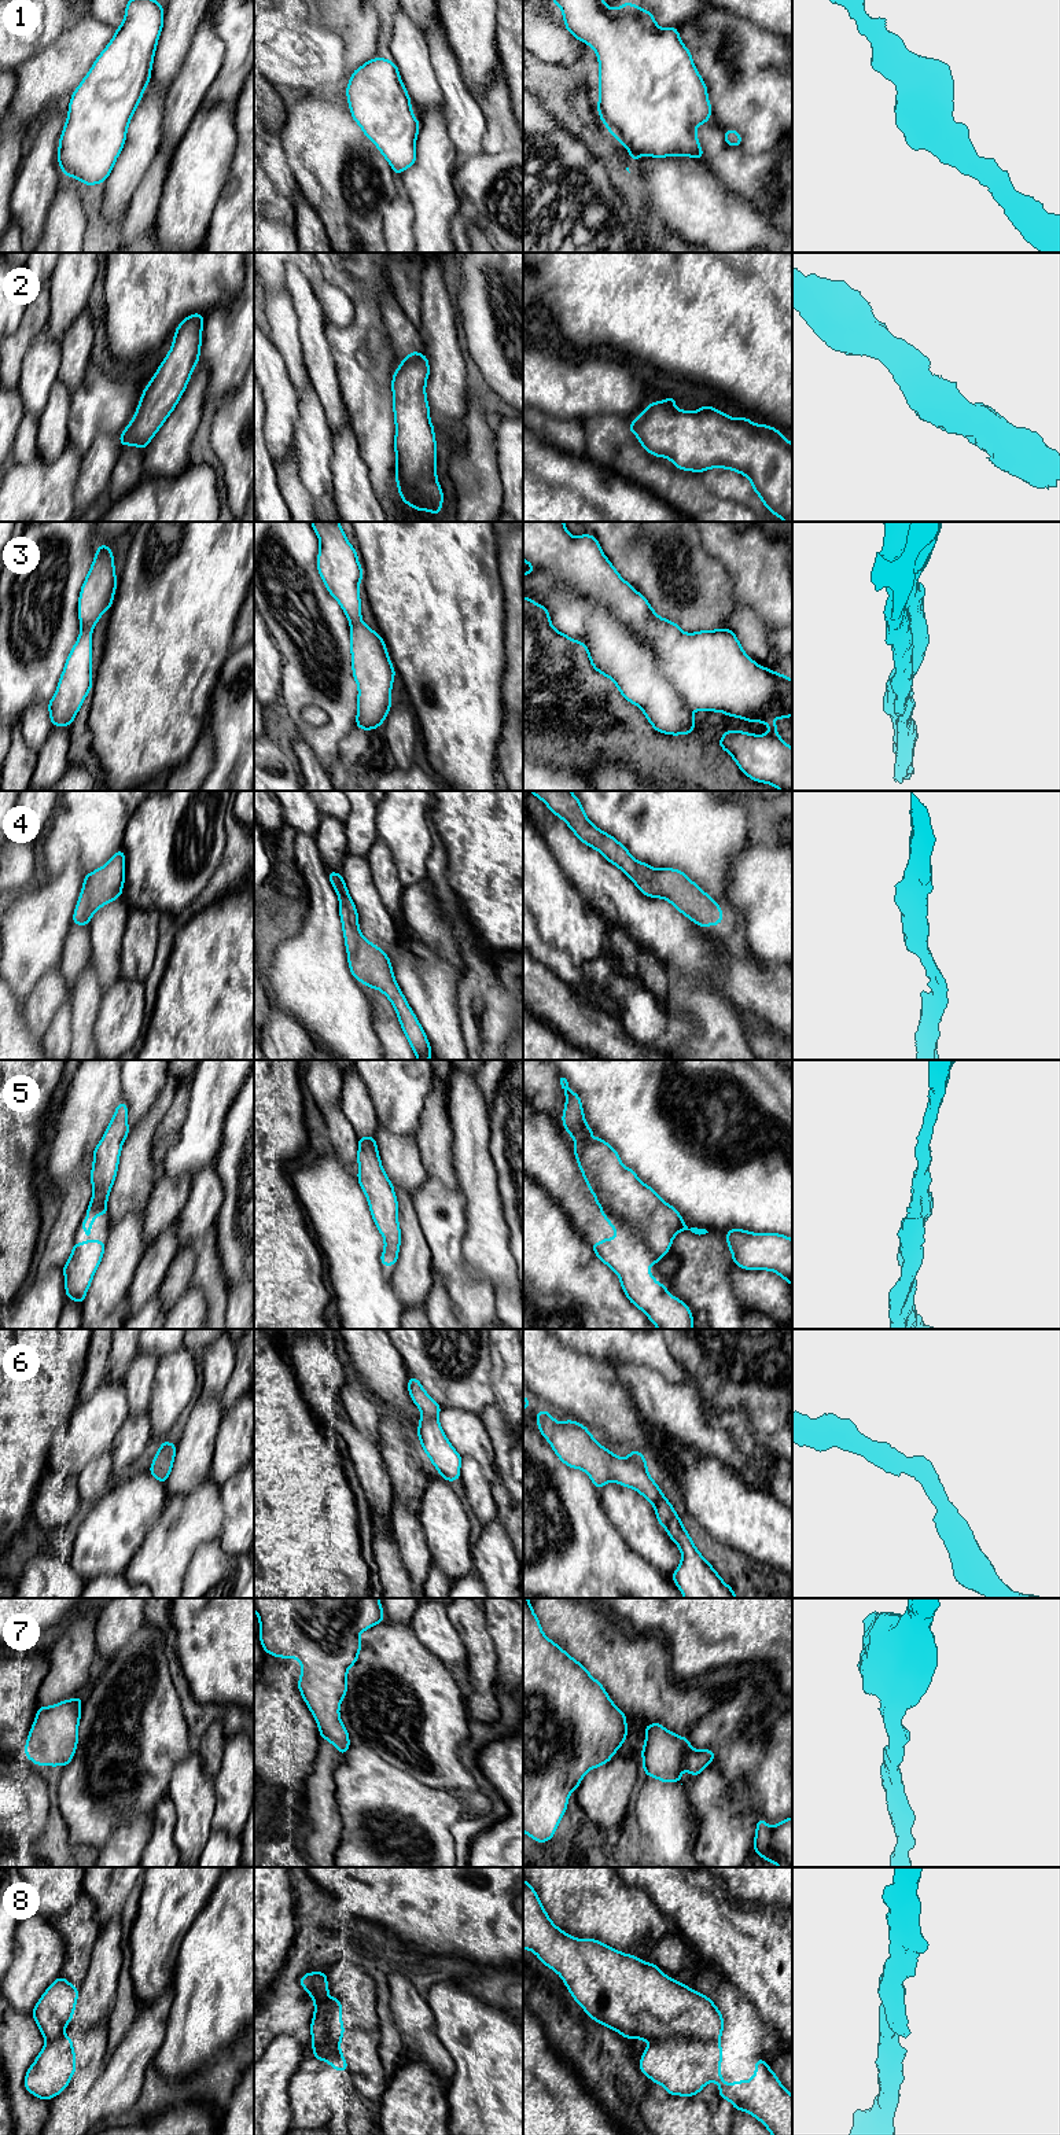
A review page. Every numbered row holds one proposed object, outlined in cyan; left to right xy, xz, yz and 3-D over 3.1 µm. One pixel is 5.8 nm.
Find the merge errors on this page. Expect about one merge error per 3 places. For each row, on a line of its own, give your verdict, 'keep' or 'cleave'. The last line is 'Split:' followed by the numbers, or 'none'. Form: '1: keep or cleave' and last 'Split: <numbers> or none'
1: keep
2: keep
3: cleave
4: keep
5: cleave
6: keep
7: keep
8: cleave
Split: 3, 5, 8

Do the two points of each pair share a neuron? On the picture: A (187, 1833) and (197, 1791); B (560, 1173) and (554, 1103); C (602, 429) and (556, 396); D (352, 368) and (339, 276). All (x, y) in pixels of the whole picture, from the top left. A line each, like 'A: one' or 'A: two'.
A: one
B: two
C: two
D: one

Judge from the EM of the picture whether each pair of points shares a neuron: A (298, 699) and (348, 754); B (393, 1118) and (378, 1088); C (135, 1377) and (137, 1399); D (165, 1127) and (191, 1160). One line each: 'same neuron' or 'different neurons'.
A: different neurons
B: same neuron
C: same neuron
D: different neurons

